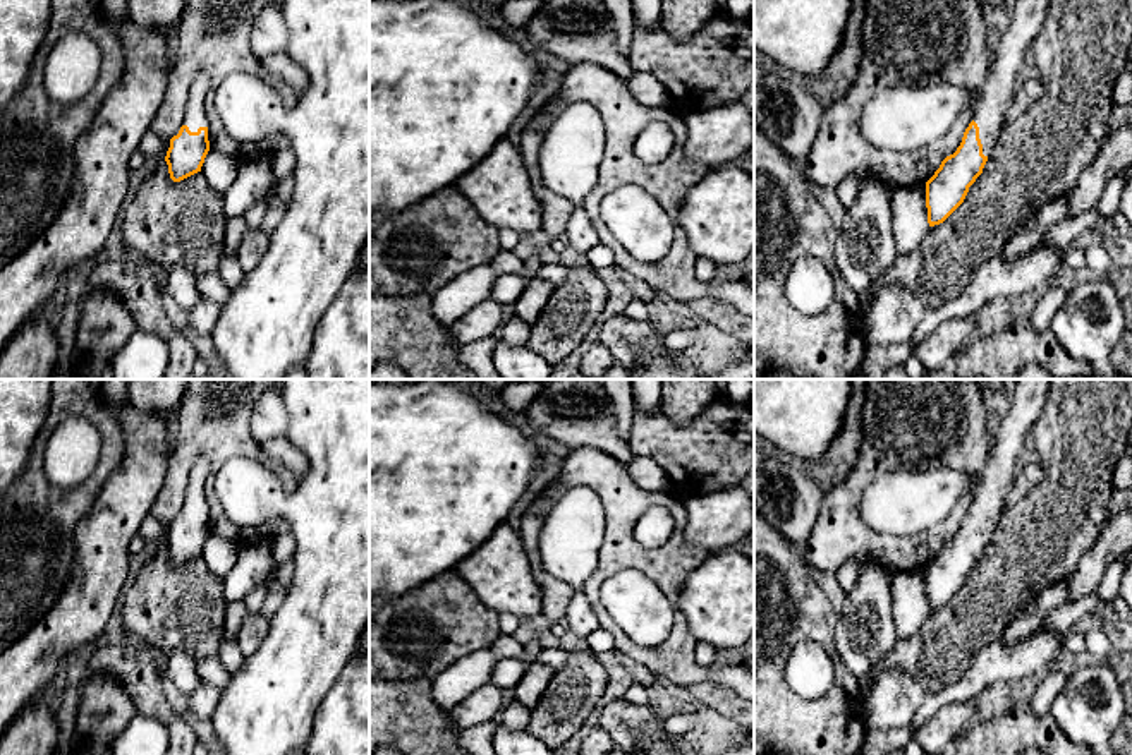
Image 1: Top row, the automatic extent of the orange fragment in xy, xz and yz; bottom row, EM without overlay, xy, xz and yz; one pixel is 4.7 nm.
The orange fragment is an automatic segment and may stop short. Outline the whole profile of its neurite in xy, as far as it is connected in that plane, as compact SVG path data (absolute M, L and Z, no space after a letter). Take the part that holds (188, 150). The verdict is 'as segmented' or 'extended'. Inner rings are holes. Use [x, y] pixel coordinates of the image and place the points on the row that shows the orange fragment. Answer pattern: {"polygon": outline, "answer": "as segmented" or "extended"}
{"polygon": "M198 72L186 93L186 113L180 130L170 139L165 161L173 182L180 182L198 172L210 151L206 94L211 79Z", "answer": "extended"}

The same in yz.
{"polygon": "M1015 0L1010 24L1000 46L991 51L984 84L971 89L946 82L924 86L895 86L874 94L861 112L861 132L876 148L890 151L916 151L938 142L962 110L971 110L974 120L964 132L957 151L946 156L934 175L926 182L926 208L929 226L943 223L965 199L969 187L983 173L988 156L1007 122L1007 112L1015 91L1022 86L1019 72L1043 27L1050 0Z", "answer": "extended"}

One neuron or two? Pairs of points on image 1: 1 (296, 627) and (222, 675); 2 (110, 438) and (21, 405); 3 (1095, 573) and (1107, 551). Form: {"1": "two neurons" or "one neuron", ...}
{"1": "two neurons", "2": "two neurons", "3": "one neuron"}

